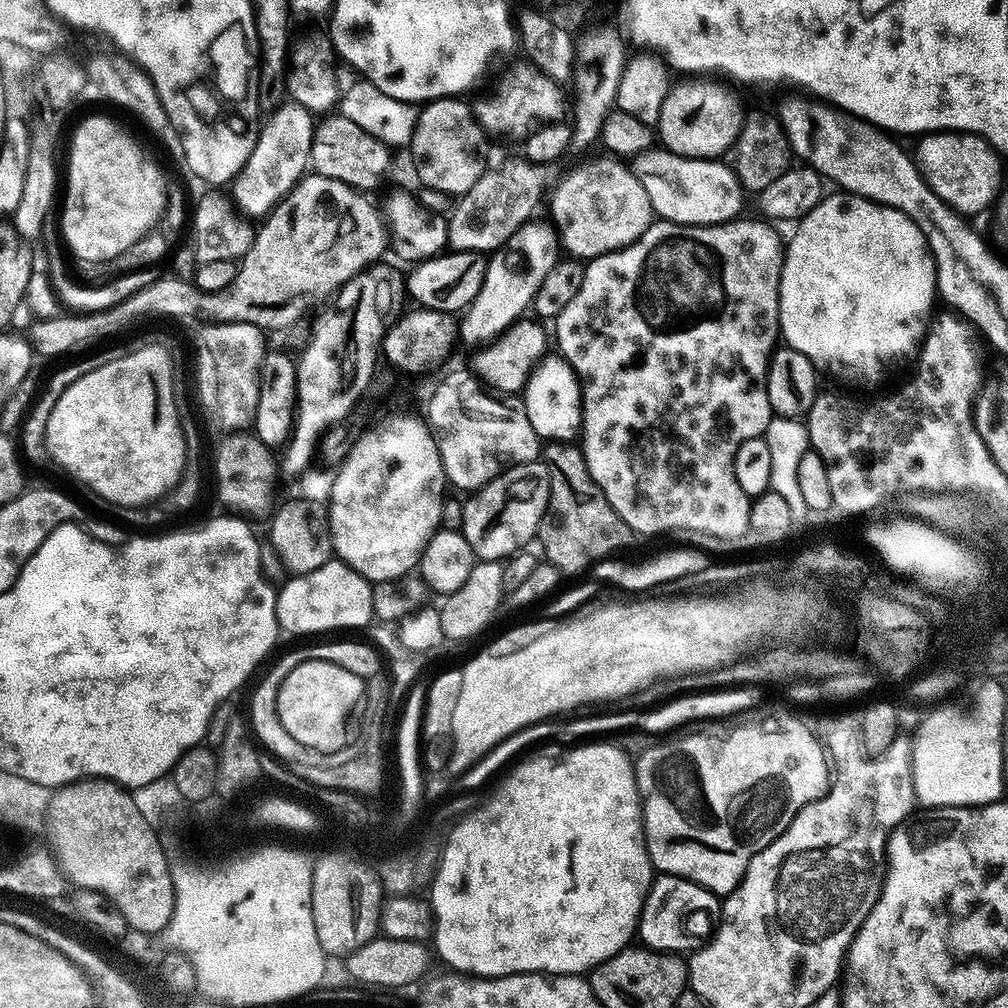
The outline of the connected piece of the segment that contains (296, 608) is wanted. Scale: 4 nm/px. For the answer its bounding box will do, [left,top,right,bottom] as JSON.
[276,558,373,636]

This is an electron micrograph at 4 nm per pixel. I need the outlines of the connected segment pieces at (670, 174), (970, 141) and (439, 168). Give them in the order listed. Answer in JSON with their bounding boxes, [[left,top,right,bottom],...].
[[630,150,746,226],[914,132,1001,218],[410,96,489,198]]

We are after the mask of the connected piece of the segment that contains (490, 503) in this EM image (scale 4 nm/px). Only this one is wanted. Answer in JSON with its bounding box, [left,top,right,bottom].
[462,459,552,562]

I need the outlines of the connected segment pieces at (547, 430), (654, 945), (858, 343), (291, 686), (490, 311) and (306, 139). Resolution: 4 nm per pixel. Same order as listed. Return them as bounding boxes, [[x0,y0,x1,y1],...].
[[522,354,583,442],[638,874,721,954],[780,190,938,384],[277,660,365,752],[458,219,558,350],[230,100,315,220]]

